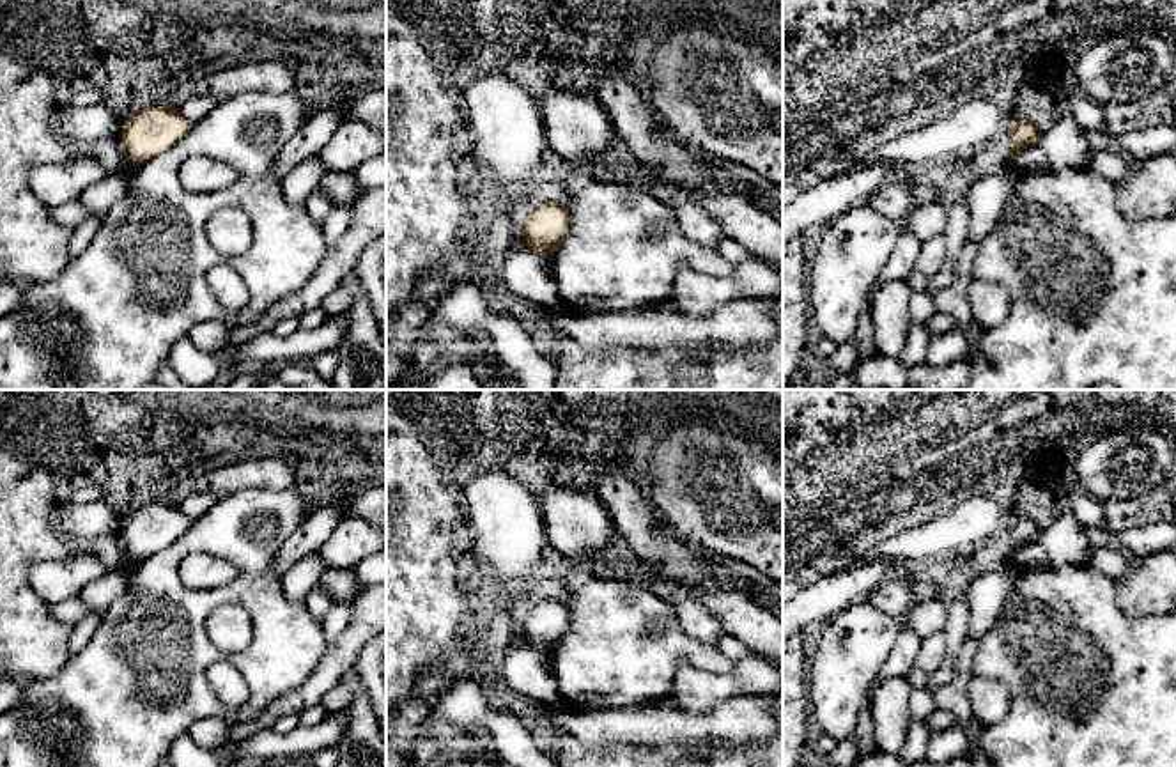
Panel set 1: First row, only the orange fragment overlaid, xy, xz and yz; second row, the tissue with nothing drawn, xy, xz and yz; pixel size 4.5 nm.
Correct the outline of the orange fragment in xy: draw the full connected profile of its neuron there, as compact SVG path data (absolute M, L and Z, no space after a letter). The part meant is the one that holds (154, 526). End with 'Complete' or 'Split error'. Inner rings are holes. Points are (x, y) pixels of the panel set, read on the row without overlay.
M143 505L122 521L122 549L140 563L175 542L191 524L193 521L181 512L179 505Z. Complete

